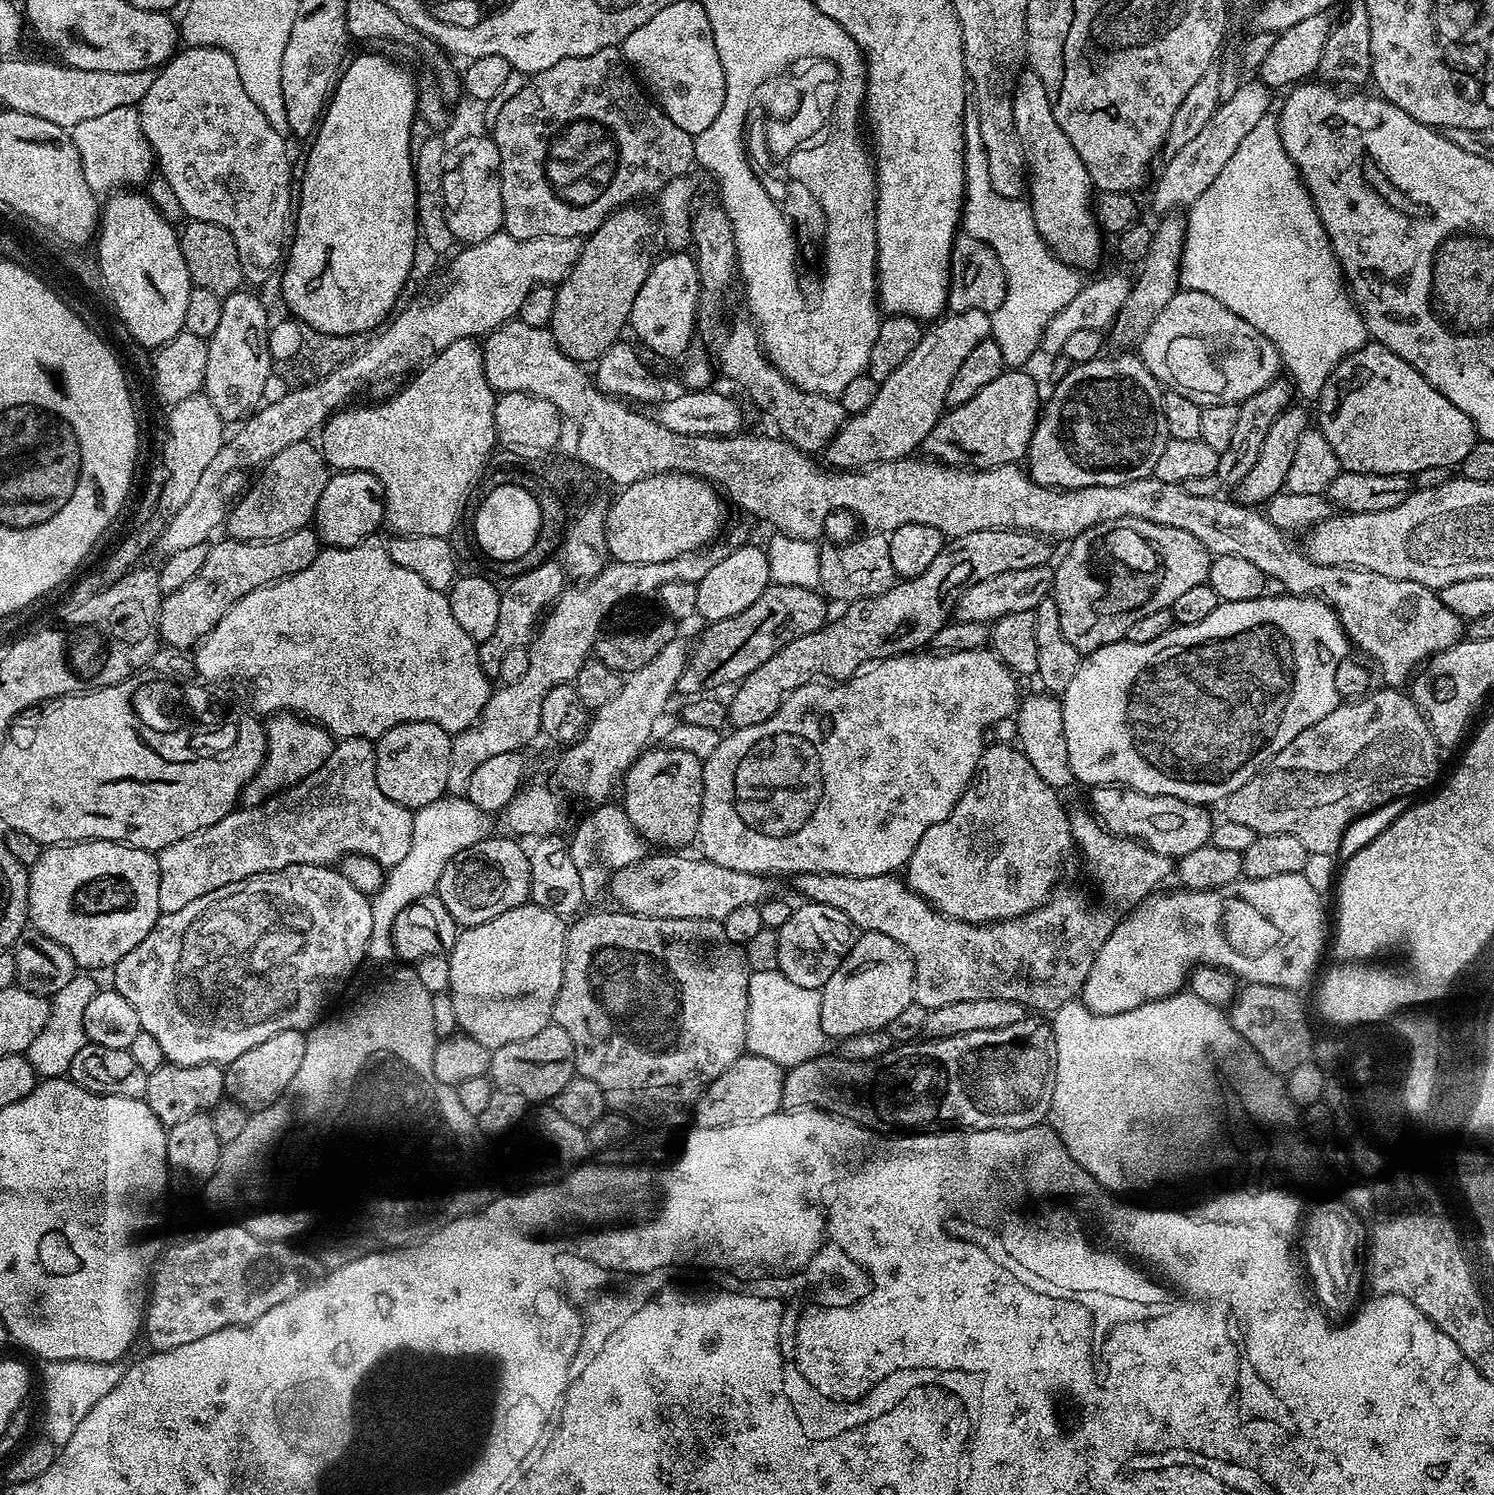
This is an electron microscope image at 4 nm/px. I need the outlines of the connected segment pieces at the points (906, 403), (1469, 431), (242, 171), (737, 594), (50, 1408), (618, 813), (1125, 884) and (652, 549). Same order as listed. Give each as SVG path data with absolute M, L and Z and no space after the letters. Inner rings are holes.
M982 310L954 312L937 319L925 331L922 342L918 342L918 346L914 346L914 354L910 354L910 358L906 358L906 362L902 362L902 366L898 366L898 370L894 370L894 374L890 374L890 378L879 381L874 394L874 402L870 402L870 406L866 406L866 410L851 413L845 419L838 434L828 443L822 453L823 459L828 459L827 467L832 470L859 470L869 468L872 464L911 457L915 453L912 451L923 445L926 434L930 434L930 430L934 430L934 426L944 415L946 394L950 390L950 382L954 382L954 374L958 374L958 370L962 370L962 362L966 358L970 358L970 350L974 350L974 346L978 346L978 342L989 339L991 334L991 315Z
M1375 342L1363 344L1360 349L1354 354L1347 356L1332 371L1330 378L1326 382L1326 386L1320 391L1318 397L1319 404L1320 409L1314 412L1315 423L1318 425L1321 434L1326 438L1326 442L1330 442L1330 450L1334 450L1341 469L1346 472L1402 474L1403 476L1411 477L1415 473L1429 469L1430 466L1446 466L1455 469L1466 458L1466 454L1470 454L1470 450L1476 445L1478 439L1476 427L1472 424L1472 419L1466 414L1462 414L1462 410L1458 410L1458 406L1454 406L1454 402L1450 402L1441 392L1434 390L1434 386L1430 386L1430 382L1426 382L1426 378L1422 378L1422 374L1418 374L1418 370L1414 370L1412 364L1407 364L1405 360L1398 358L1398 354L1391 352L1386 345Z
M185 47L177 51L176 55L156 72L154 86L146 93L146 98L138 106L142 130L152 147L152 155L158 161L158 172L164 175L168 188L172 191L174 199L180 203L180 208L185 212L188 220L201 220L202 222L214 222L222 226L234 238L234 246L238 246L238 258L244 271L245 281L252 286L262 286L268 280L273 279L272 272L281 267L286 256L286 241L290 236L290 217L294 212L294 176L292 180L292 164L288 161L288 148L284 145L285 137L270 122L266 122L266 114L254 106L254 98L246 94L246 86L242 86L242 78L238 78L238 66L234 66L234 58L226 54L221 48L190 48Z
M749 542L741 548L731 549L728 556L722 558L722 562L718 562L718 566L712 567L707 572L706 578L702 578L702 582L695 584L698 594L696 616L704 619L704 622L734 618L734 614L742 614L742 610L754 606L754 602L758 602L758 598L762 598L769 583L770 562L767 551L761 545L759 548L755 542Z
M49 1360L44 1367L44 1408L48 1413L44 1416L43 1435L57 1446L63 1446L78 1430L78 1422L122 1382L125 1365L103 1364L102 1362L86 1362L85 1360Z
M597 803L593 807L596 809L577 826L576 833L570 836L570 858L574 858L578 878L582 878L582 894L588 902L605 895L608 881L615 872L631 864L637 864L646 855L645 840L632 828L623 807L619 803L612 803Z
M1091 811L1071 813L1072 843L1078 849L1090 875L1096 879L1100 892L1112 904L1128 904L1135 906L1144 903L1149 895L1157 891L1156 888L1167 876L1174 872L1171 859L1154 850L1150 850L1139 840L1129 840L1123 836L1115 836L1113 832L1106 832L1103 824L1092 815Z
M663 472L662 474L654 474L642 478L633 484L625 484L619 489L620 492L616 496L616 501L606 508L604 521L606 522L606 546L608 547L609 557L615 562L670 562L670 558L678 558L687 552L696 552L700 548L704 548L707 544L713 543L717 539L716 536L725 531L726 523L724 524L724 504L726 500L723 495L713 485L706 480L701 480L699 476L687 476L684 472Z

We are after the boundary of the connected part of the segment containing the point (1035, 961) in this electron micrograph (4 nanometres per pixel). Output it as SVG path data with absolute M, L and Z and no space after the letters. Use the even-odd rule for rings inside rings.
M800 872L790 884L798 895L810 904L834 906L861 933L877 932L894 938L910 954L916 967L914 1000L927 1010L950 1006L950 1002L970 1002L974 998L1004 998L1023 1004L1025 1009L1037 1008L1037 1013L1051 1014L1066 1002L1077 999L1084 989L1086 974L1098 958L1098 950L1116 928L1118 919L1108 908L1087 908L1070 889L1053 891L1049 900L1015 920L998 920L995 924L971 924L943 916L923 896L909 888L899 875L847 876L829 872Z

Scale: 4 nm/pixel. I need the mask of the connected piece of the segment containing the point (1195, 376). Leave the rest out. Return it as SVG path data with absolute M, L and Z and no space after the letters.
M1198 290L1174 294L1139 343L1138 355L1159 384L1201 406L1241 404L1282 372L1280 351L1273 340L1254 330L1246 318L1238 318L1234 310L1226 310L1218 298Z

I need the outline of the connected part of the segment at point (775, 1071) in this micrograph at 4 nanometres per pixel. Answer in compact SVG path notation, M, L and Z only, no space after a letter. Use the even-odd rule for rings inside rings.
M745 1054L740 1056L701 1094L694 1109L694 1124L697 1128L717 1128L742 1122L754 1122L781 1111L784 1099L785 1069L768 1058Z

